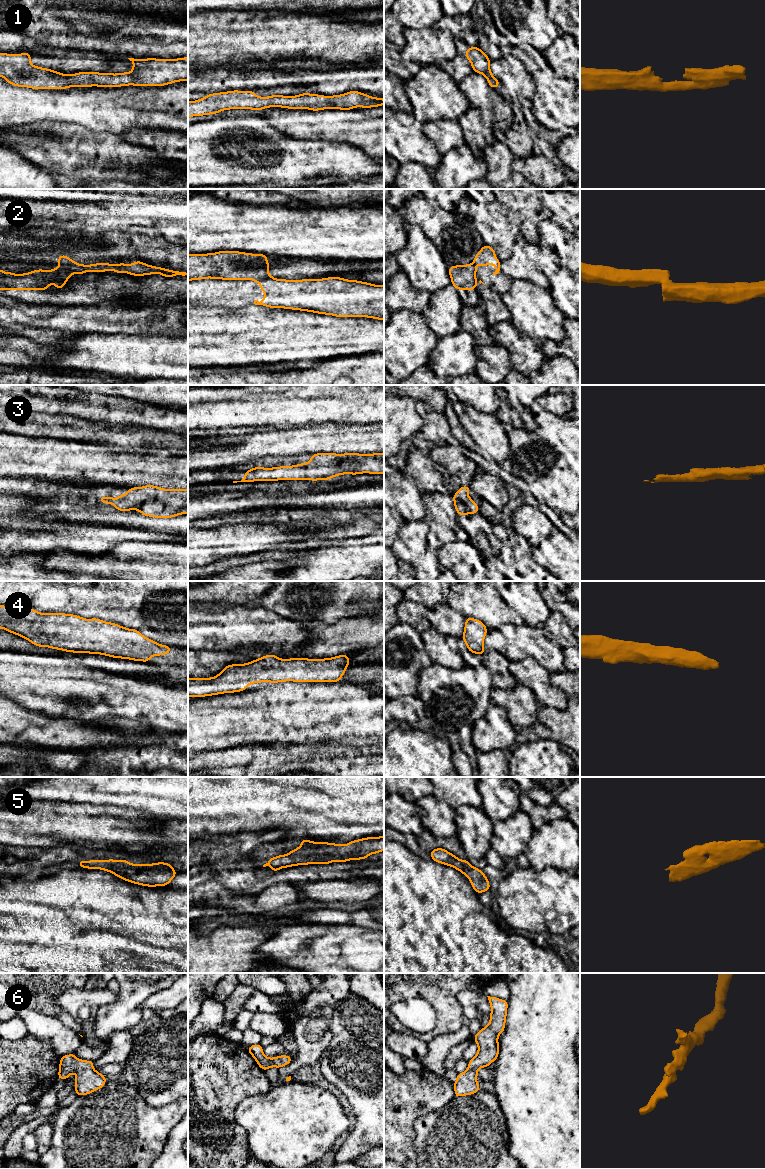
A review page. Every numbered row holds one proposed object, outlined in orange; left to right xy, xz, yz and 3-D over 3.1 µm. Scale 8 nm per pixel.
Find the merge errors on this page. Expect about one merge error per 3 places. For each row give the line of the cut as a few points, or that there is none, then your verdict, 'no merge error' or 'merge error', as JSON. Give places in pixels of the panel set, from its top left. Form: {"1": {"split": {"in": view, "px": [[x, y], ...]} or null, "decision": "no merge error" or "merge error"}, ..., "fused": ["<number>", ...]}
{"1": {"split": null, "decision": "no merge error"}, "2": {"split": {"in": "xz", "px": [[272, 277], [254, 280]]}, "decision": "merge error"}, "3": {"split": null, "decision": "no merge error"}, "4": {"split": null, "decision": "no merge error"}, "5": {"split": null, "decision": "no merge error"}, "6": {"split": null, "decision": "no merge error"}, "fused": ["2"]}

